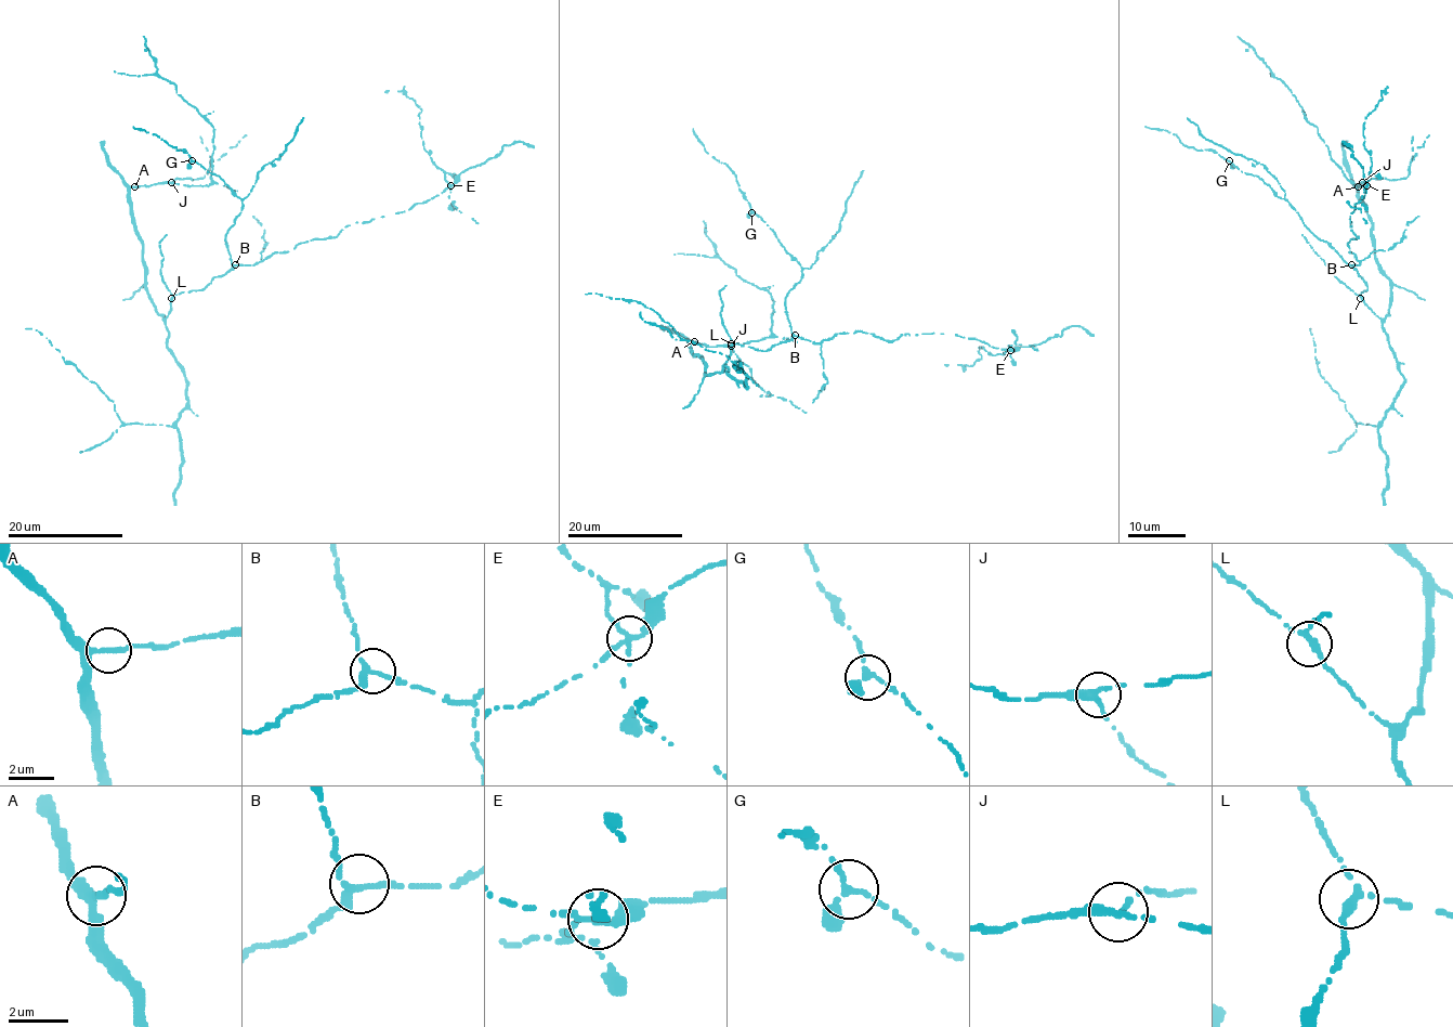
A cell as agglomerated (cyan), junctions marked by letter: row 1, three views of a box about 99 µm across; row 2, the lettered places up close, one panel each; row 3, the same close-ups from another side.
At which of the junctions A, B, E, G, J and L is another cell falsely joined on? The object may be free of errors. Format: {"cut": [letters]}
{"cut": ["E"]}

